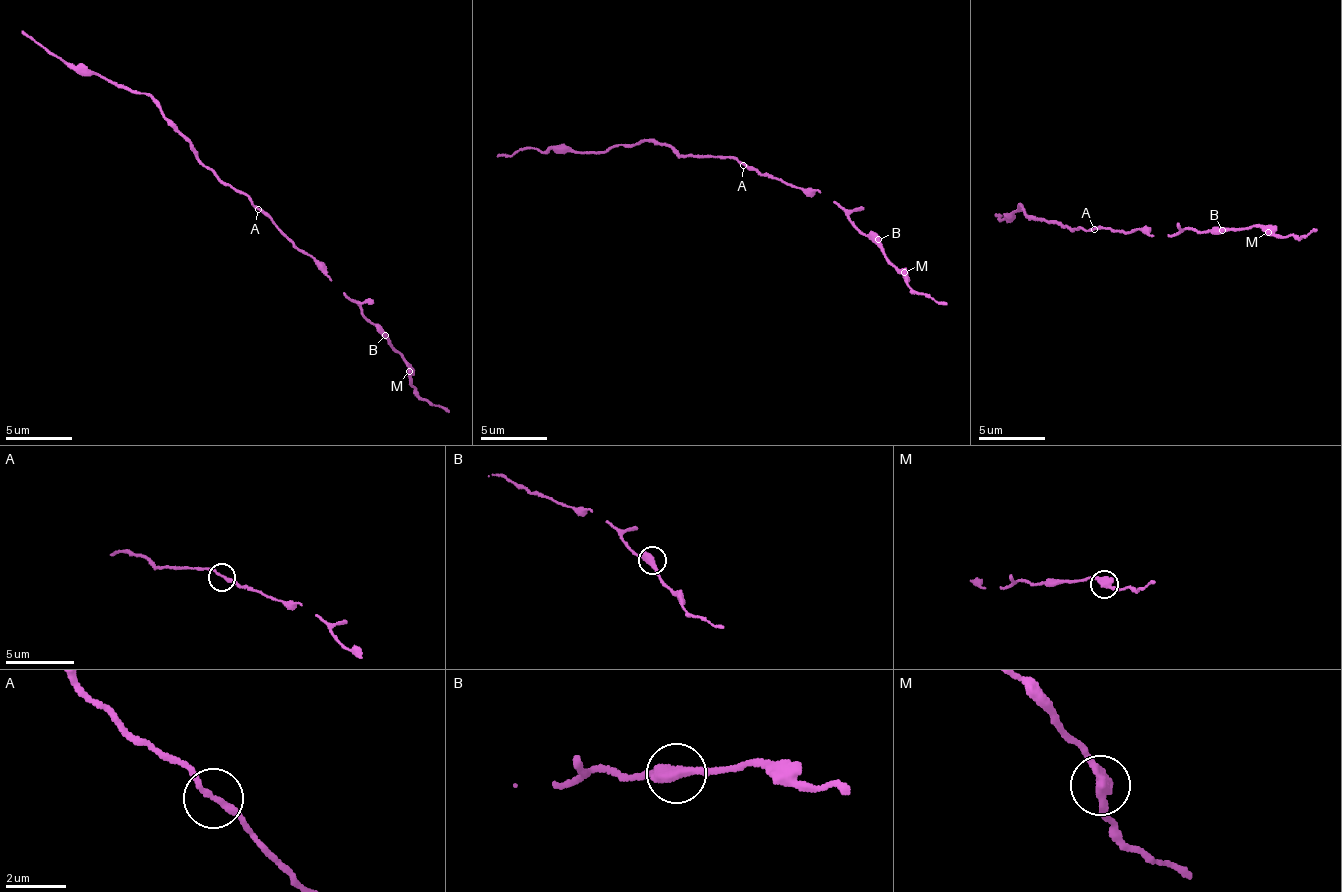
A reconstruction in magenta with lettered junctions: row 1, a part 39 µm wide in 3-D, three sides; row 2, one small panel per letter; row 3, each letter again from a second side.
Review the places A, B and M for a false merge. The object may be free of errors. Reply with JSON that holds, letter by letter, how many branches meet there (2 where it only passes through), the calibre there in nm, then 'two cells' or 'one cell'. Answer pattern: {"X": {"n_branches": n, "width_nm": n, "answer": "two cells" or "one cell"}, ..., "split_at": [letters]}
{"A": {"n_branches": 2, "width_nm": 190, "answer": "one cell"}, "B": {"n_branches": 2, "width_nm": 400, "answer": "one cell"}, "M": {"n_branches": 2, "width_nm": 400, "answer": "one cell"}, "split_at": []}

